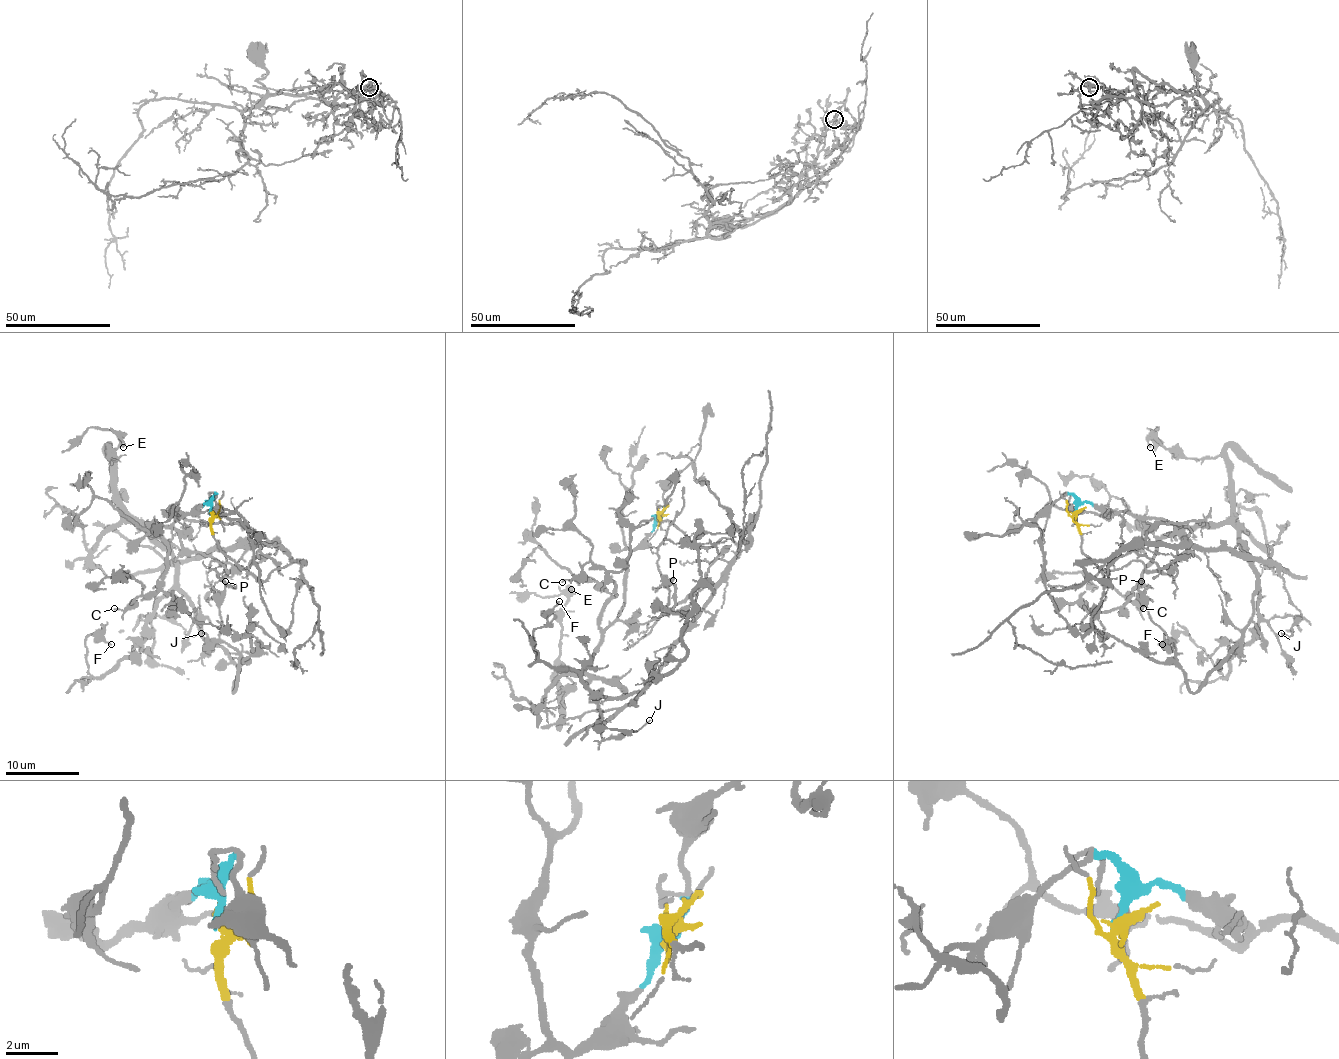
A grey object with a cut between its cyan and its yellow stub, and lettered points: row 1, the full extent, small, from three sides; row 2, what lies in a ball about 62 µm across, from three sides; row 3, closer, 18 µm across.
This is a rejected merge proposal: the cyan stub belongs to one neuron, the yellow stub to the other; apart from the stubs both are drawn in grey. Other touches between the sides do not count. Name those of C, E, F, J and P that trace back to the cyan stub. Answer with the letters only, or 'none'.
C, E, F, P

